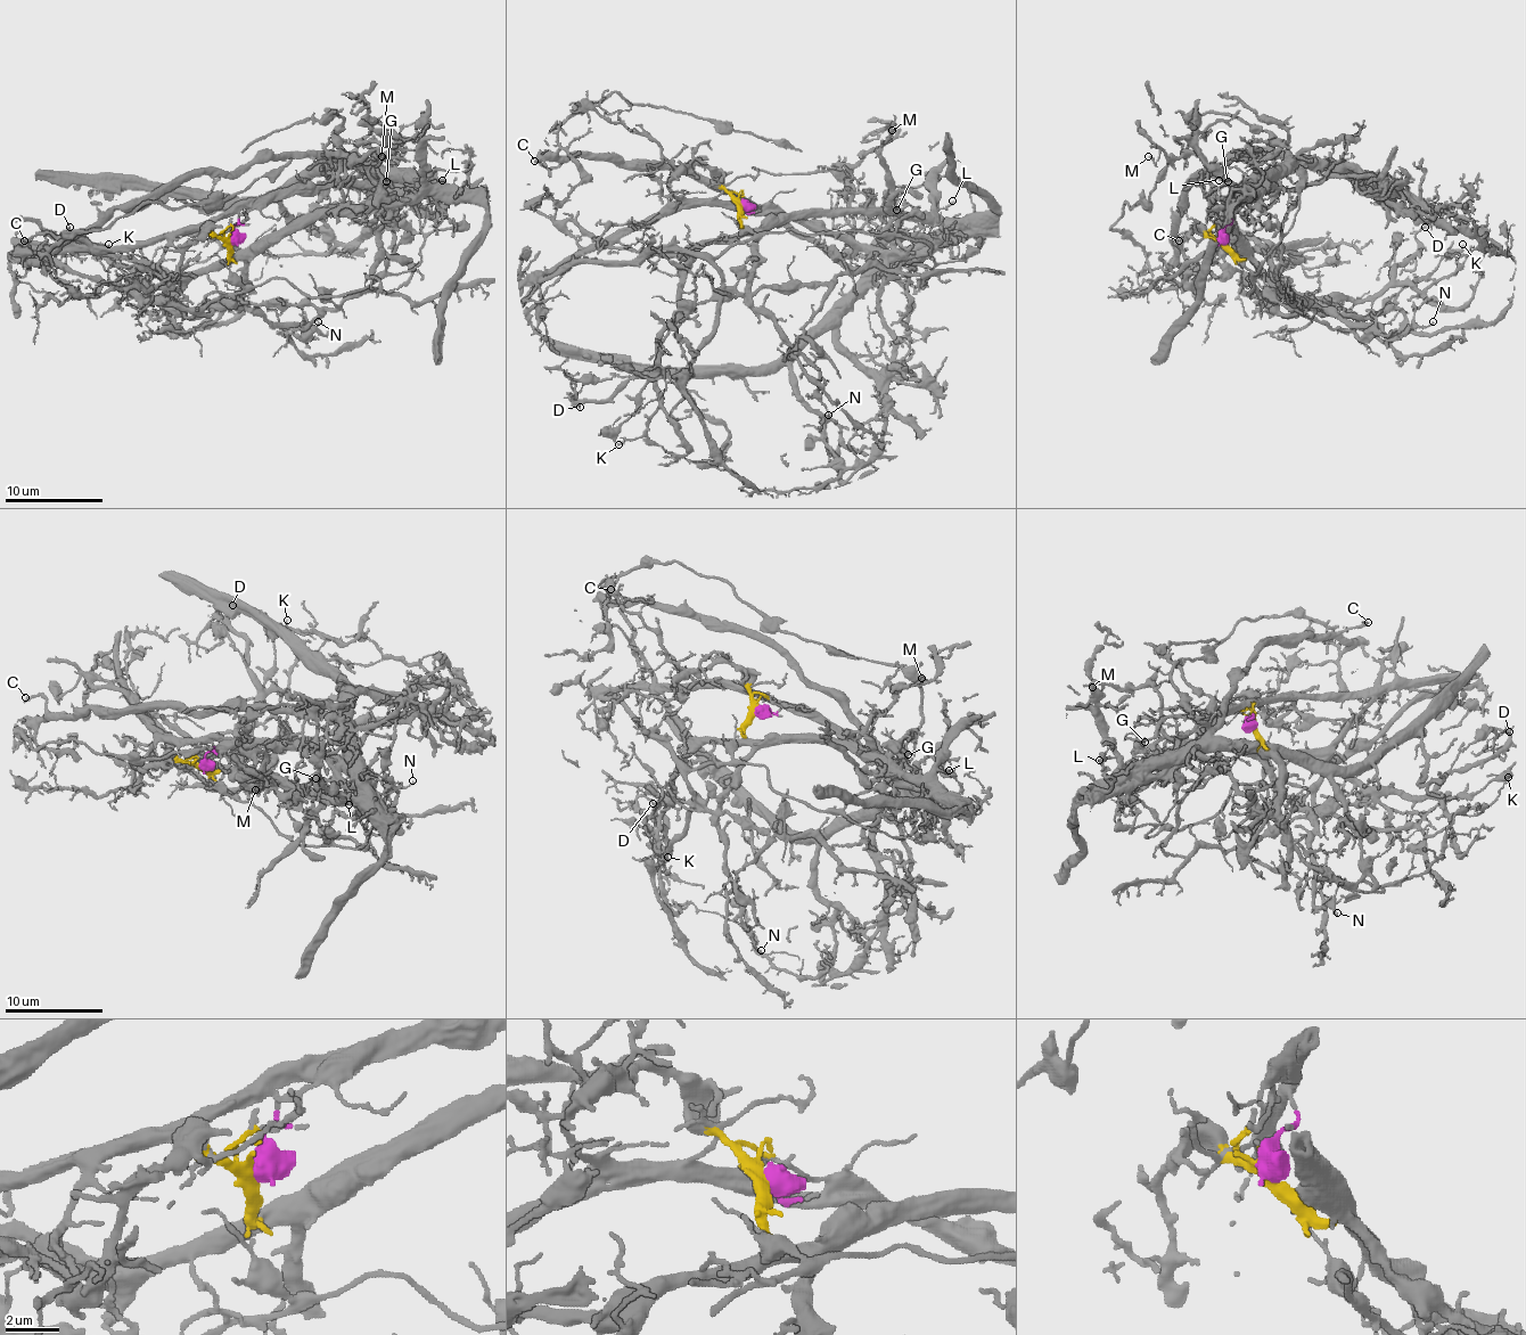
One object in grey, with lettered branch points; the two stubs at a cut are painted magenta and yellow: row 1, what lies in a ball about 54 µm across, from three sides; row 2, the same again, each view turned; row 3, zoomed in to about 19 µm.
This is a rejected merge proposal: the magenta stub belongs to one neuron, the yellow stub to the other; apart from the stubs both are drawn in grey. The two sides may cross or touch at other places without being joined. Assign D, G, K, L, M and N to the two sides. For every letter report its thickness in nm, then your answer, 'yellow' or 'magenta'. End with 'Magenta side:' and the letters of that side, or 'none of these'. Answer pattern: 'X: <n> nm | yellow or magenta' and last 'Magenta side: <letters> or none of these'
D: 150 nm | yellow
G: 260 nm | yellow
K: 110 nm | yellow
L: 110 nm | yellow
M: 110 nm | yellow
N: 100 nm | yellow
Magenta side: none of these

